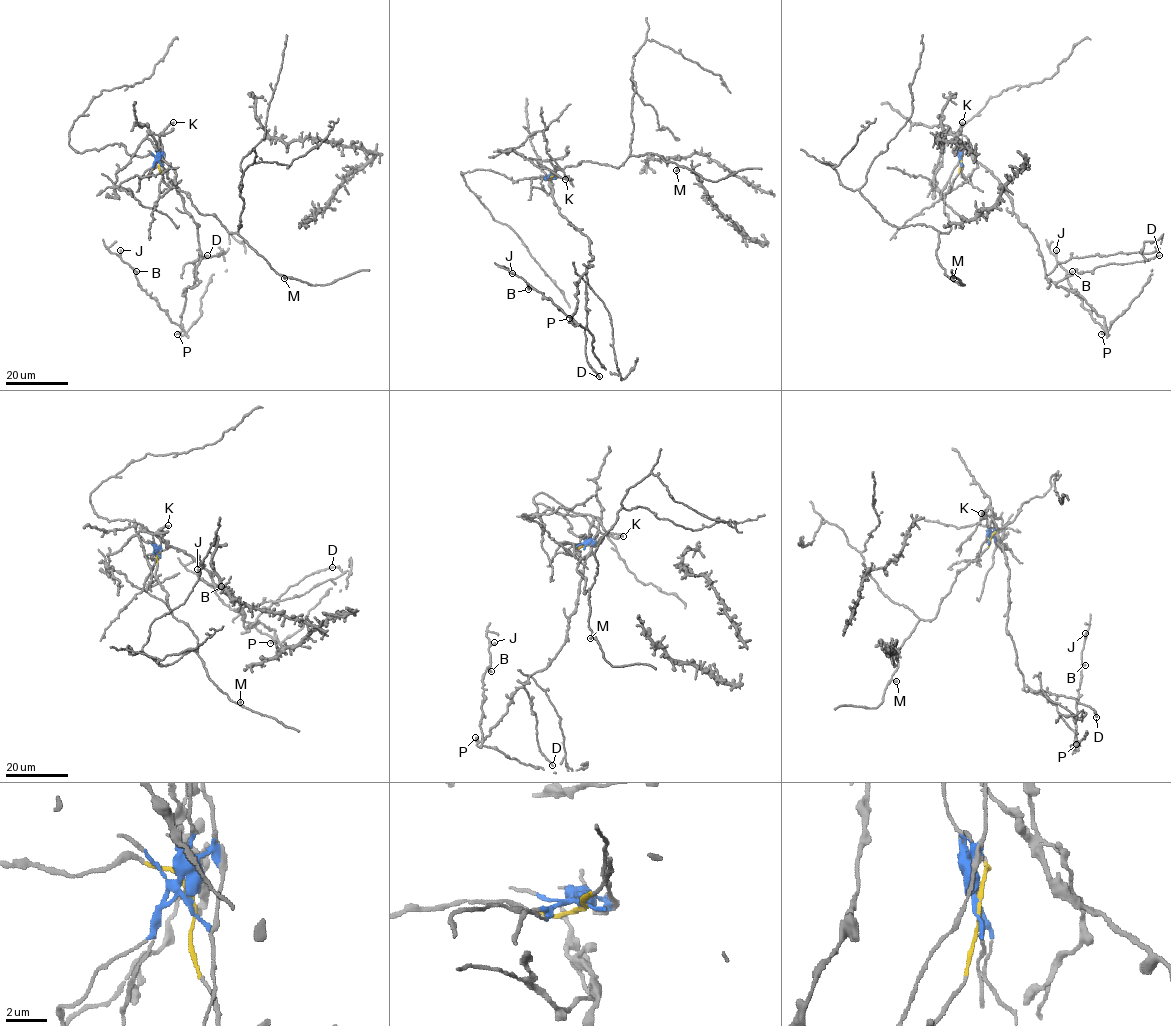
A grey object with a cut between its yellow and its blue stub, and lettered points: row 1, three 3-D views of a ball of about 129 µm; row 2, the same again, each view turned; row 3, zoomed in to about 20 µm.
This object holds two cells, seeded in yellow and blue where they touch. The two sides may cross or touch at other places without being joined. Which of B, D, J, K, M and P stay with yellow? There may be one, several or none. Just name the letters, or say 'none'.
M

